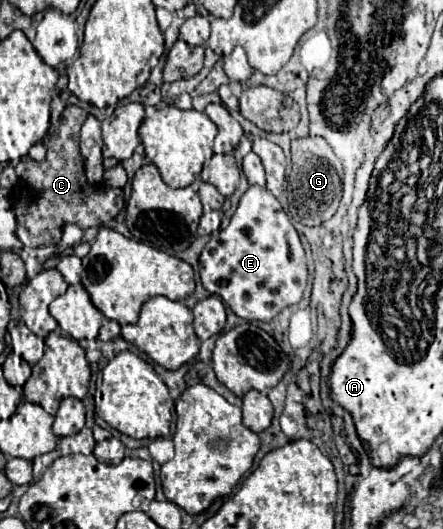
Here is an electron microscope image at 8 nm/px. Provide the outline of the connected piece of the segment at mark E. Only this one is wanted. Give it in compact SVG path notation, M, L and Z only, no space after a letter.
M258 185L242 195L230 223L200 253L200 281L246 321L272 321L284 307L302 299L308 269L302 241L278 199Z

